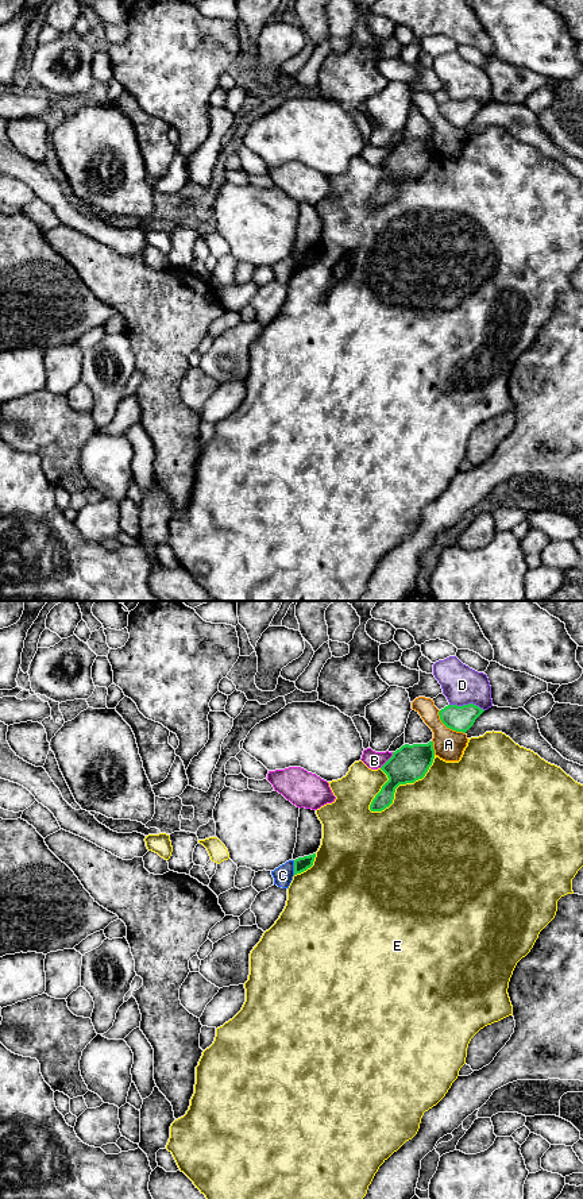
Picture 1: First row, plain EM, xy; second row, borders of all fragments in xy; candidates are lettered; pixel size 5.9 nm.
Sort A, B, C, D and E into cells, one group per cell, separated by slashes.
A / B / C / D / E

